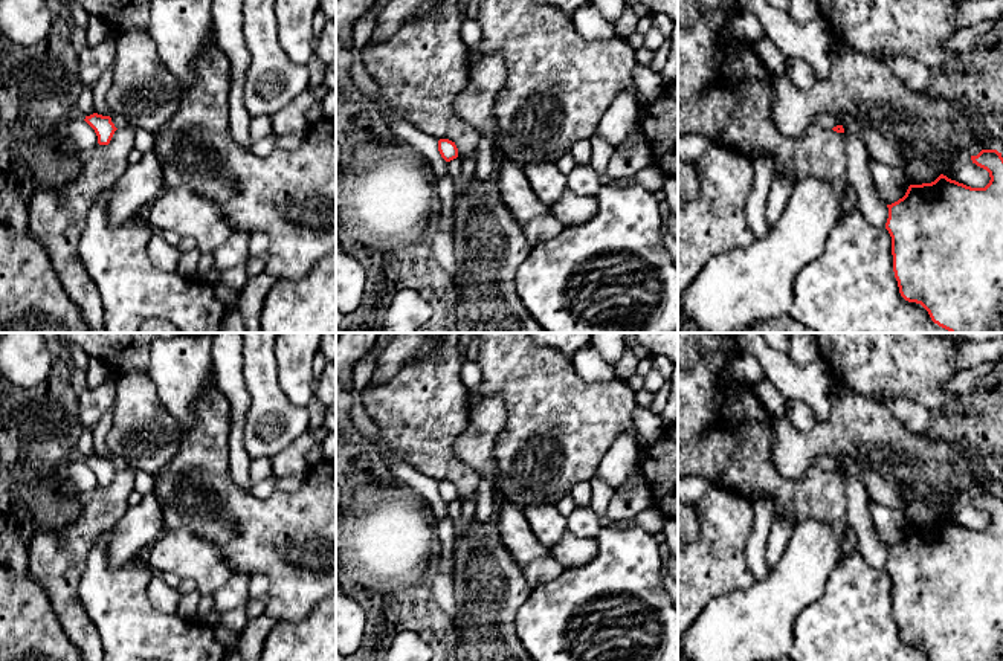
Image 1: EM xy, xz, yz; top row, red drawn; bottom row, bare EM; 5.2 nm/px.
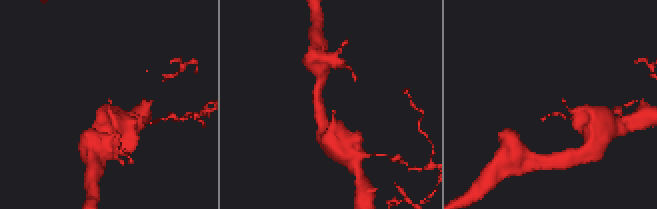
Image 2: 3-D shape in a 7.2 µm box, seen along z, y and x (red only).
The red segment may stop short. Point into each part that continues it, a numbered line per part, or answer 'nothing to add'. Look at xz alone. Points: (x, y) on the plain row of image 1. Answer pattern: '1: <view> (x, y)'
nothing to add

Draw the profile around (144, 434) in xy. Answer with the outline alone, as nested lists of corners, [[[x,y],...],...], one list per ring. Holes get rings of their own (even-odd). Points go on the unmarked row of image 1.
[[[144,372],[119,377],[113,409],[108,450],[124,458],[130,469],[156,476],[177,453],[183,426],[162,405]]]

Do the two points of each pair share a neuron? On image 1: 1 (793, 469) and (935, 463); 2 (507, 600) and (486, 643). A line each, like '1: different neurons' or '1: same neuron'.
1: same neuron
2: same neuron

